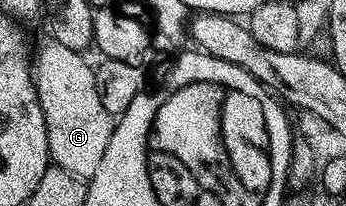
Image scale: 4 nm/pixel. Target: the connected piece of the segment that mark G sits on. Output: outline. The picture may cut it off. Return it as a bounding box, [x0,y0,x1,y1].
[35,41,115,181]

